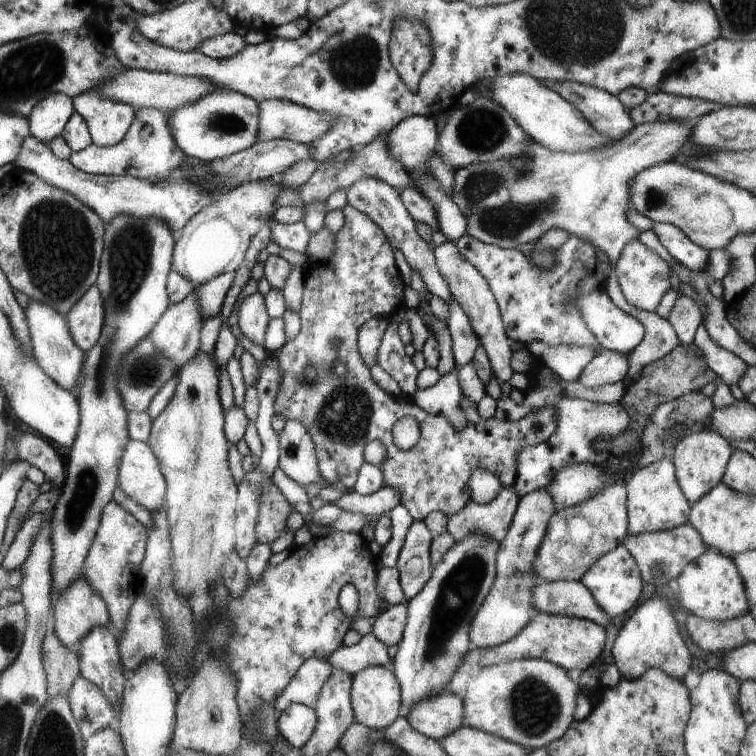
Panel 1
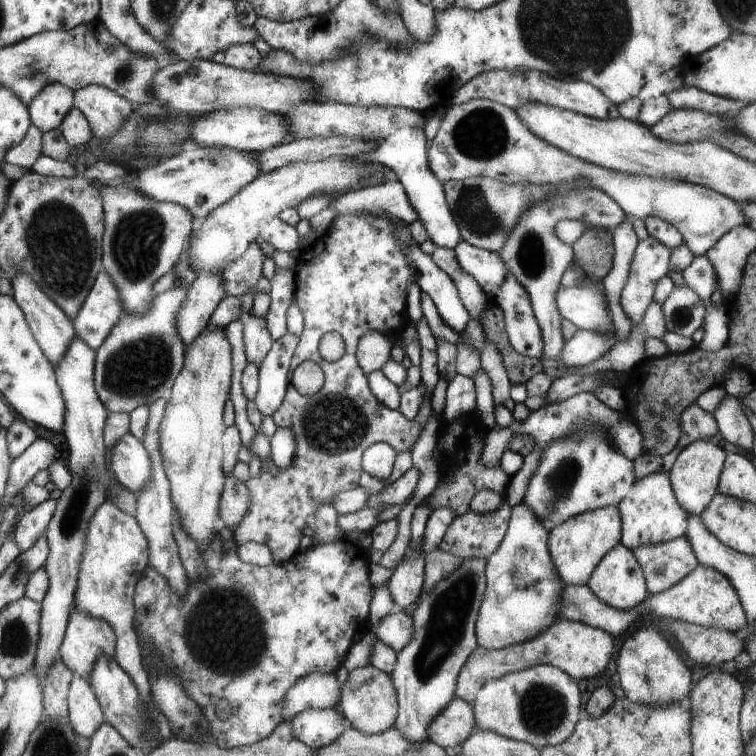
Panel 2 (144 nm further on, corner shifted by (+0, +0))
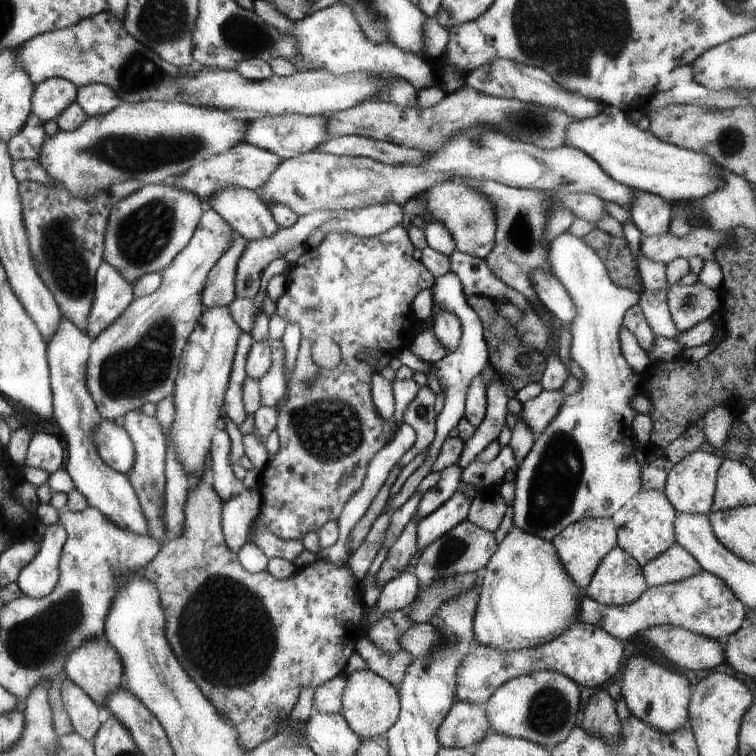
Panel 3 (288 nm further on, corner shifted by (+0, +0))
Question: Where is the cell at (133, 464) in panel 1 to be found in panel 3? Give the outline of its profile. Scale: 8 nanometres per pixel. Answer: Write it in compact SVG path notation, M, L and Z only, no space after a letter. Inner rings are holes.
M103 420L97 430L93 432L93 442L97 446L97 452L101 460L119 474L129 474L135 466L137 452L131 436L123 426L117 426L115 422Z

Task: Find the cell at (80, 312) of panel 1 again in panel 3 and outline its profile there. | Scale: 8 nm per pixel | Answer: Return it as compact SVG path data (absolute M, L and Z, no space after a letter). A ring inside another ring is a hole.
M103 260L95 274L95 300L91 304L87 328L83 332L95 340L129 308L133 300L131 282L127 282L117 268Z

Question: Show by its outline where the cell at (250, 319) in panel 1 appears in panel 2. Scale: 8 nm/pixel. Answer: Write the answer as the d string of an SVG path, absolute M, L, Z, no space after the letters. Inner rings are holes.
M251 312L243 318L243 344L247 362L259 366L273 344L271 334L267 332L265 318L255 318L251 316Z

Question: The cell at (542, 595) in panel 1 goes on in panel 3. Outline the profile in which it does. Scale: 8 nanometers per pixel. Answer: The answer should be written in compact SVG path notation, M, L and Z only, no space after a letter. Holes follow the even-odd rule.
M697 572L695 576L681 580L677 584L663 584L657 588L647 588L635 602L625 606L605 606L587 598L585 594L579 598L577 622L591 624L603 628L607 634L615 636L619 642L629 640L635 634L641 634L655 626L677 626L689 632L709 636L715 640L725 640L741 626L747 624L747 608L735 598L731 588L711 572Z

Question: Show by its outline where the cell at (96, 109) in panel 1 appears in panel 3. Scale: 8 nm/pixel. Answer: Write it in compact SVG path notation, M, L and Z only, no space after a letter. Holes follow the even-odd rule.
M87 84L77 88L75 104L79 104L89 118L93 118L93 116L107 116L109 112L119 108L121 98L113 88L105 84Z

